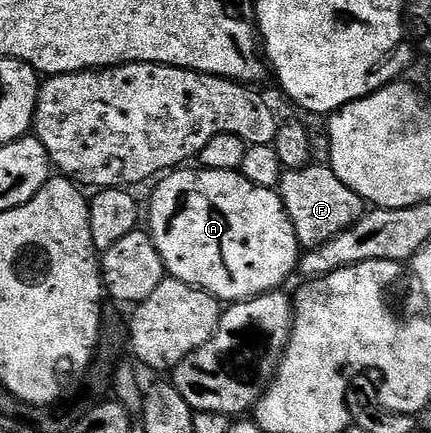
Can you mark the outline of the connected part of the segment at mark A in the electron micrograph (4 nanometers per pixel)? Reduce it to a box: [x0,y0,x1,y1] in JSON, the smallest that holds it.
[146,166,302,302]

